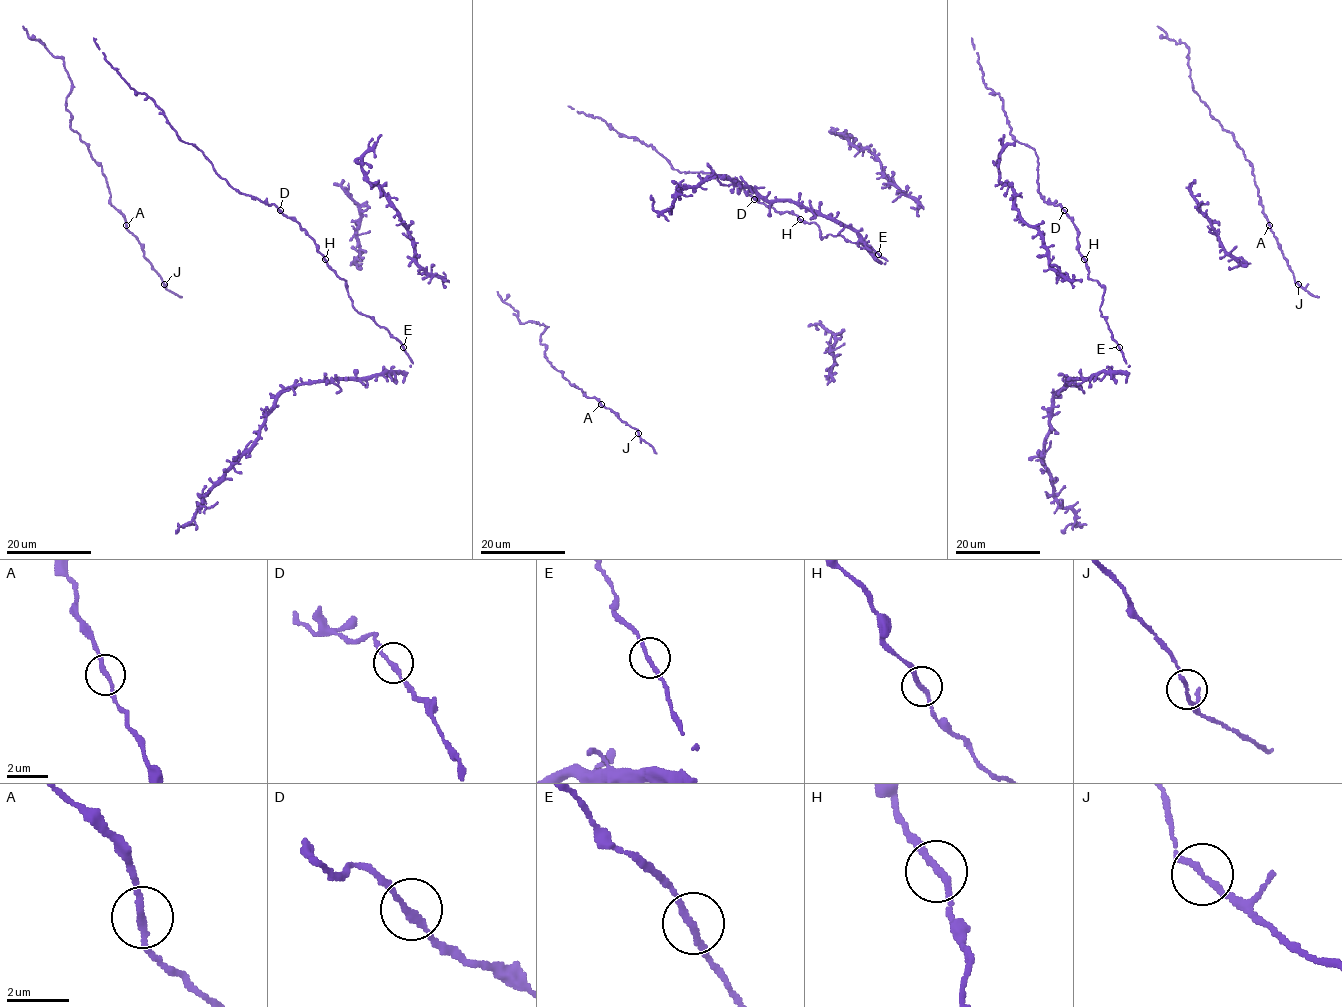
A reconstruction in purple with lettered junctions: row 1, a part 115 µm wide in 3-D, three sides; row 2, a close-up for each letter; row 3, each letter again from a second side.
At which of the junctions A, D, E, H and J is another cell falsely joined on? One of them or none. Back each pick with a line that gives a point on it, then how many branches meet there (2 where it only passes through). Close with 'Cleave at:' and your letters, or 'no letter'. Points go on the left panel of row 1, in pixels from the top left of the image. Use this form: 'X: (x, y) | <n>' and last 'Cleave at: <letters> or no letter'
Cleave at: no letter

